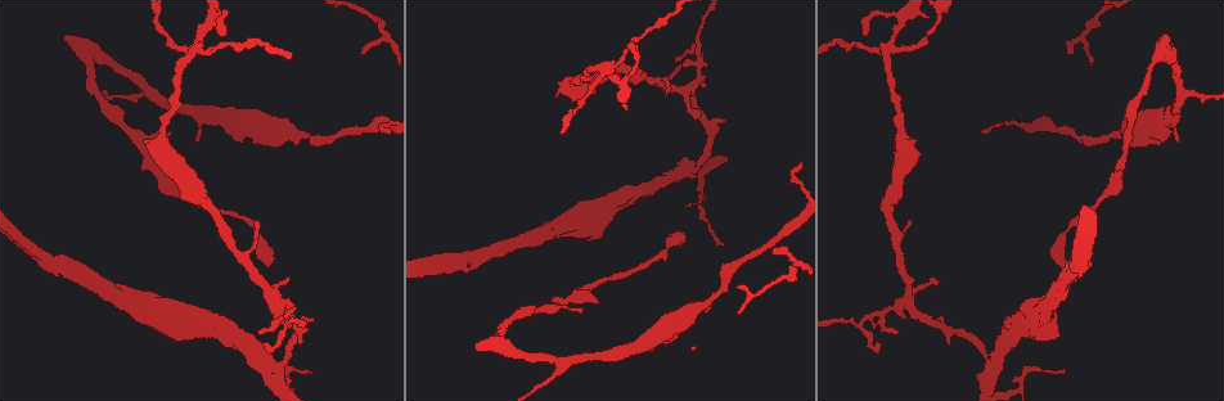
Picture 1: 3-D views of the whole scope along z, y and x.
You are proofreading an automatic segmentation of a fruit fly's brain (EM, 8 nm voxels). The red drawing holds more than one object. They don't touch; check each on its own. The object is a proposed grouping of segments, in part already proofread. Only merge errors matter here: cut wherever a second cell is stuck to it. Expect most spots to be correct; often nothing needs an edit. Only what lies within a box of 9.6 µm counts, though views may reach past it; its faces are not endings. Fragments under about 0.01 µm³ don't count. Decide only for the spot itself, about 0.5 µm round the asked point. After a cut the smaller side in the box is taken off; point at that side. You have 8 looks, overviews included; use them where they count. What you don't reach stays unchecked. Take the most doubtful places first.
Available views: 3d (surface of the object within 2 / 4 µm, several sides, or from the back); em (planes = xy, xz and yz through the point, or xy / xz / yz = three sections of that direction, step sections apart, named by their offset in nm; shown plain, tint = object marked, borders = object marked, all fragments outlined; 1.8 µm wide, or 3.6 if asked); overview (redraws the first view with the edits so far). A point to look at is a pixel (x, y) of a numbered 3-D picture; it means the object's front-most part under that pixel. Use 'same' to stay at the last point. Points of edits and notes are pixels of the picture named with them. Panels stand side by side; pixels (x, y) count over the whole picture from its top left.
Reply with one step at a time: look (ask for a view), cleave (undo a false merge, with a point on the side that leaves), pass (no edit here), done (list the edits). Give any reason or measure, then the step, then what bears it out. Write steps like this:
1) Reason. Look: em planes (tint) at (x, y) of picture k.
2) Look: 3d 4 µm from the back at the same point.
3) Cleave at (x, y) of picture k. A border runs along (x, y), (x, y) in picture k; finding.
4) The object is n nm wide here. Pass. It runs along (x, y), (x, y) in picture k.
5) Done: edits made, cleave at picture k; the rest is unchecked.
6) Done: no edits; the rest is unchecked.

Four arms meet. Look: em planes (plain) at (884, 48) of picture 1.

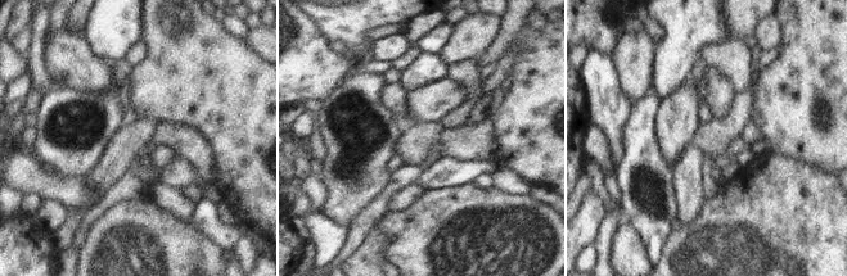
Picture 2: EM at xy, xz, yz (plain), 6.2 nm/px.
Look: em planes (tint) at the same point.

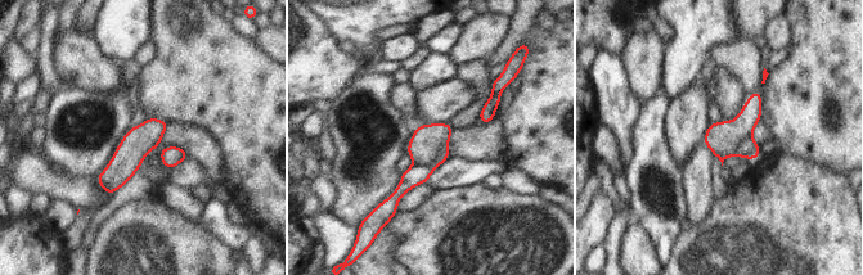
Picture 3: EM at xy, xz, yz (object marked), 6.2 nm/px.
Cleave at (414, 175) of picture 3. A second cell is stuck on.

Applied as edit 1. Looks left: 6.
Look: overview.

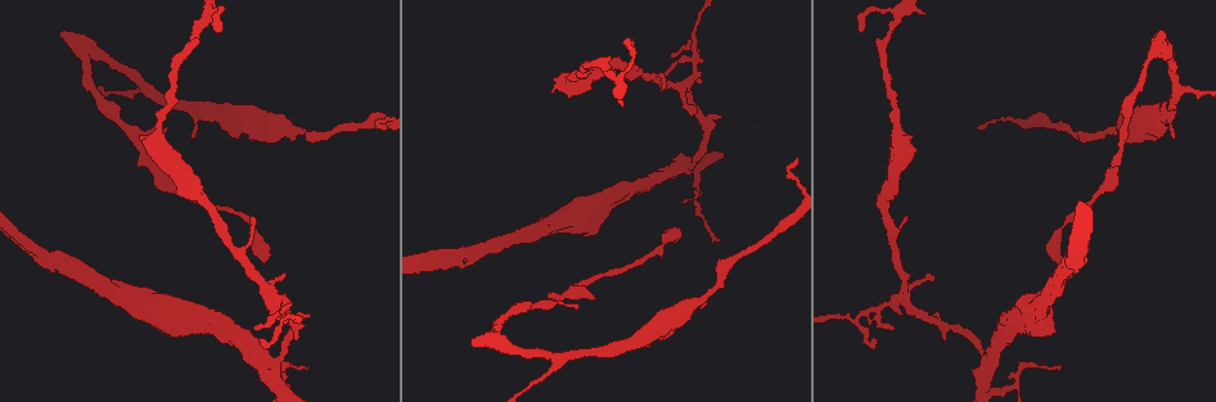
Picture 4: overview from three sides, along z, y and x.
Abrupt turn. Look: 3d 4 µm at (494, 338) of picture 4.

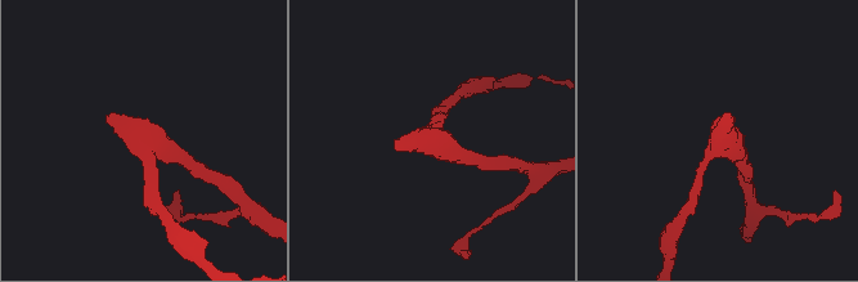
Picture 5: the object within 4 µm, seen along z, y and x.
Shape alone is not enough. Look: em planes (borders) at (439, 138) of picture 5.

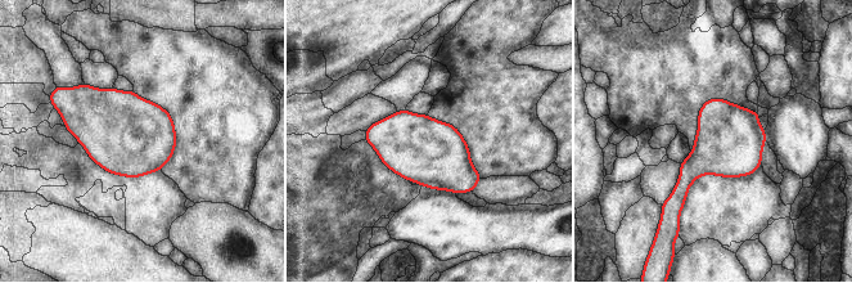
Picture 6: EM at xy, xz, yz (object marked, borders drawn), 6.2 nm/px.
Pass. One cell here.

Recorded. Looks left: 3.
Three arms meet. Look: 3d 4 µm at (684, 86) of picture 4.

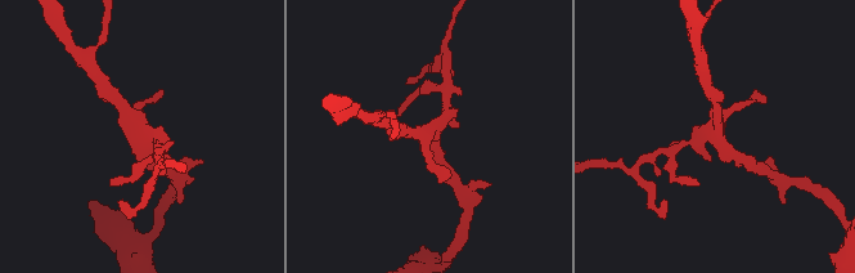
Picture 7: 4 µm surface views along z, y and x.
Look: em planes (tint) at (716, 136) of picture 7.

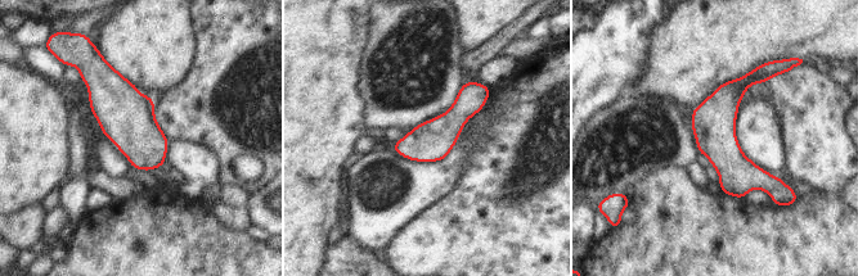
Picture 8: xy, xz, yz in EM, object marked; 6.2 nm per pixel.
Pass. It runs along (755, 75), (724, 103), (740, 194) in picture 8; all the same cell.

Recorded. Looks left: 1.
Done: edits made, cleave at picture 3; the rest is unchecked.

